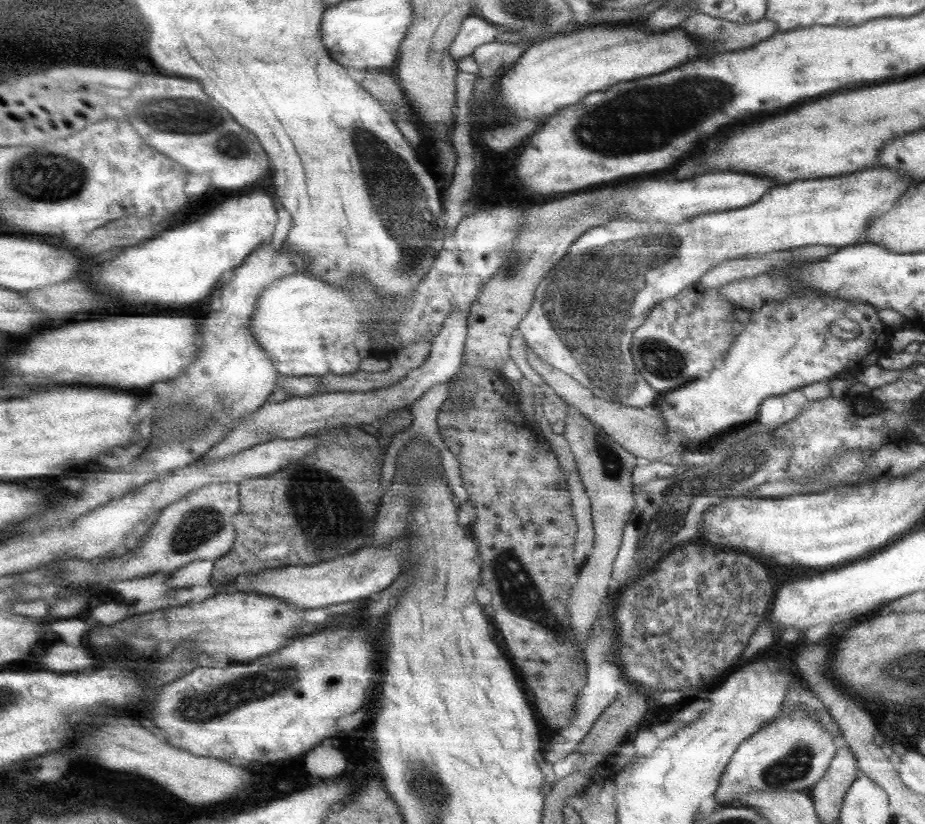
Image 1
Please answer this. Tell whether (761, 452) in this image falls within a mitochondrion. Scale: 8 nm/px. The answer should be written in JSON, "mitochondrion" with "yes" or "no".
{"mitochondrion":"yes"}

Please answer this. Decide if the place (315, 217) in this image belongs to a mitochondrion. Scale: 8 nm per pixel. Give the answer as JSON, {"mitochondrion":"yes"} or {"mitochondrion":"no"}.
{"mitochondrion":"no"}

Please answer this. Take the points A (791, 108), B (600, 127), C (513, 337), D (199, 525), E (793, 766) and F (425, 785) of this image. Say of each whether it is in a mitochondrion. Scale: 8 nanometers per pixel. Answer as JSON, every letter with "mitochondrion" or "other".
{"A":"other","B":"mitochondrion","C":"other","D":"mitochondrion","E":"mitochondrion","F":"mitochondrion"}

